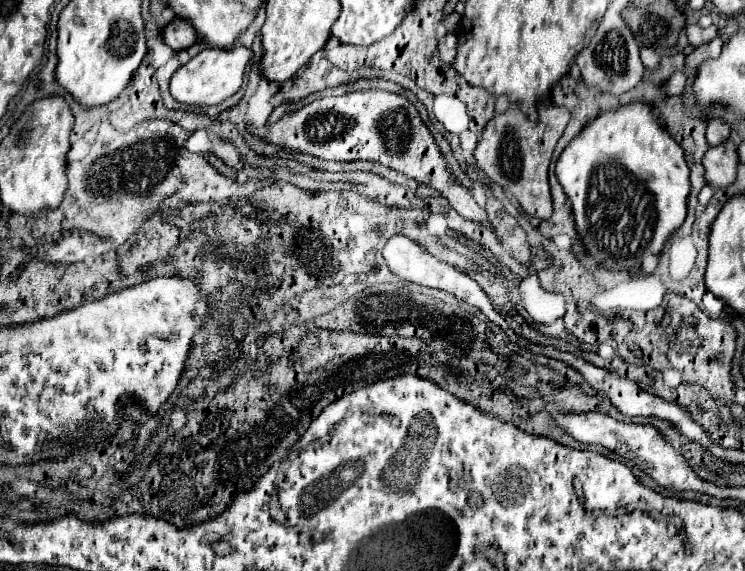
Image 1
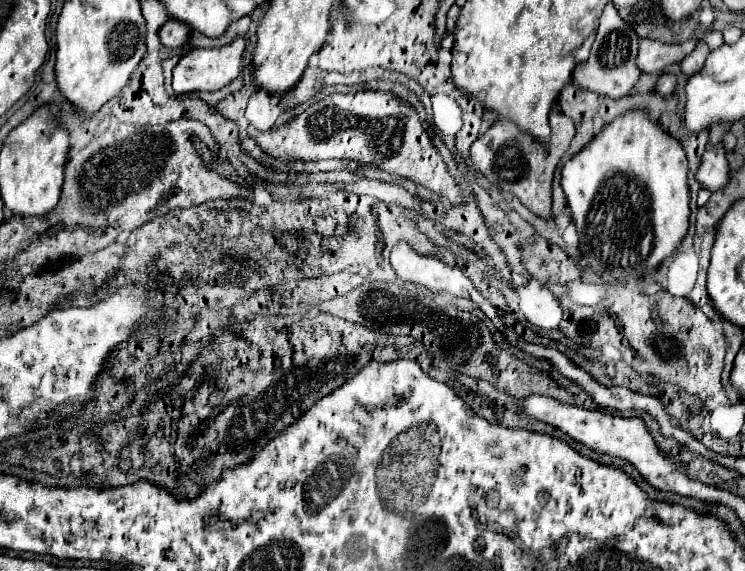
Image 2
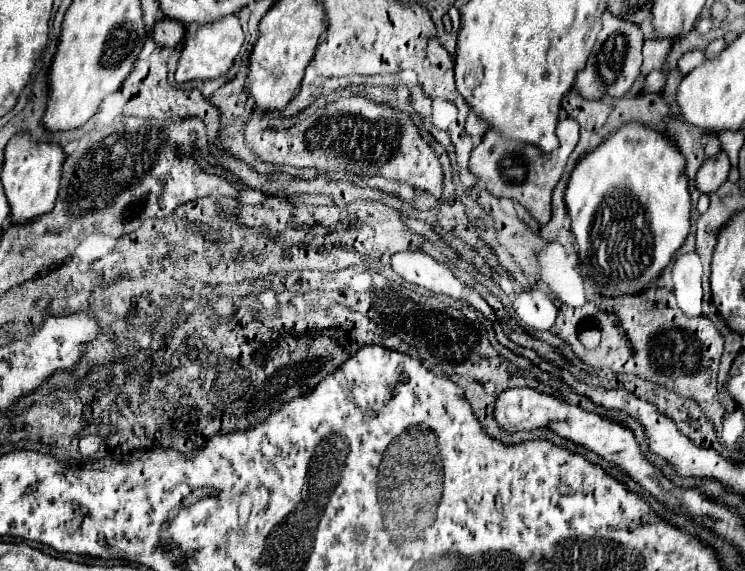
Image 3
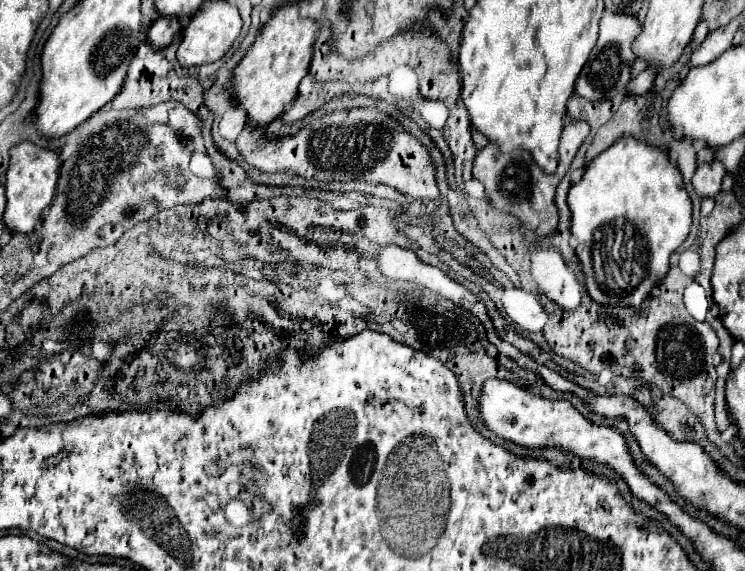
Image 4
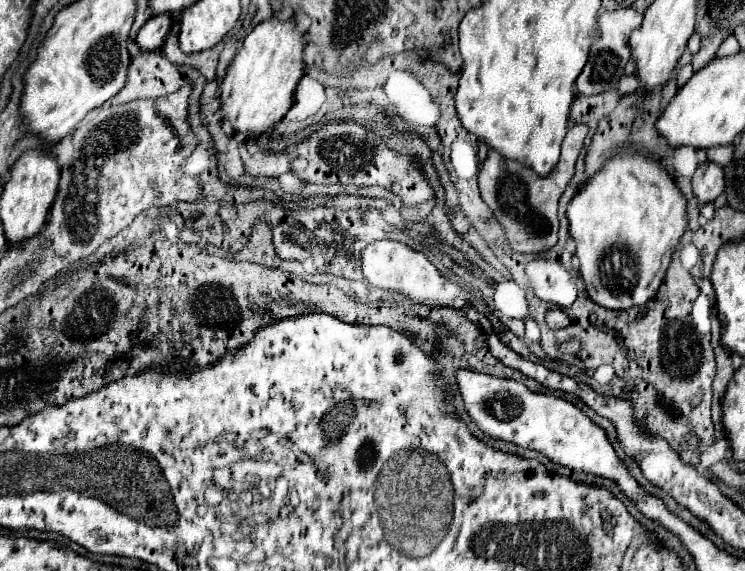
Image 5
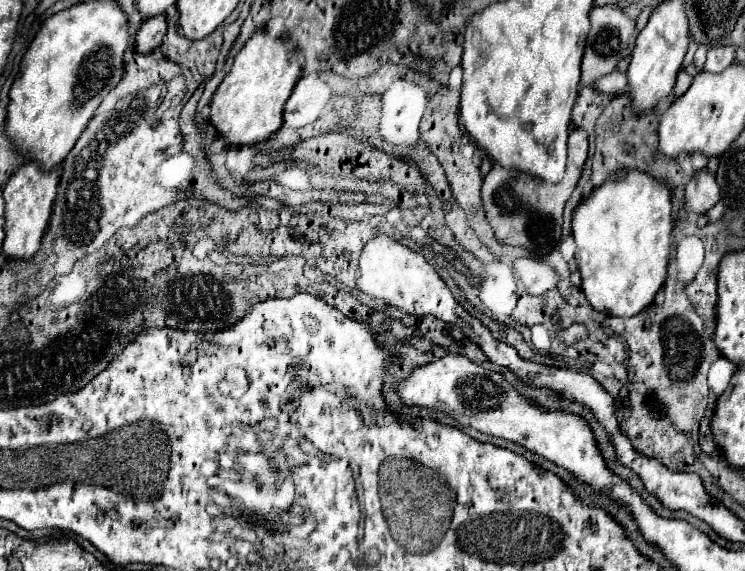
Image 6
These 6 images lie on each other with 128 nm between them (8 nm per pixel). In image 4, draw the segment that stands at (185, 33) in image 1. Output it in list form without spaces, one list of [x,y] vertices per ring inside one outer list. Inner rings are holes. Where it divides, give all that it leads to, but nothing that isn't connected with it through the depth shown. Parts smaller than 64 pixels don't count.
[[[160,16],[156,22],[152,22],[148,34],[146,34],[146,40],[148,44],[152,44],[152,48],[156,50],[162,50],[166,48],[174,36],[180,32],[180,22],[178,18],[172,18],[172,16]]]

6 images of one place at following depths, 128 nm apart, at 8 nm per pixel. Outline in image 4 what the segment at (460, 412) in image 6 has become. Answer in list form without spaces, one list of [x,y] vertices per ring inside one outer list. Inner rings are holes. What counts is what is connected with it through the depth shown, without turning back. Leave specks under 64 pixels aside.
[[[490,378],[484,382],[480,398],[478,398],[478,412],[482,422],[492,430],[496,436],[510,440],[524,448],[560,448],[562,452],[574,454],[578,458],[594,460],[598,464],[606,464],[612,468],[630,488],[634,498],[650,504],[656,508],[656,502],[670,502],[668,494],[654,486],[632,462],[628,454],[626,440],[610,426],[596,426],[586,420],[568,400],[546,400],[542,396],[532,394],[508,380]]]

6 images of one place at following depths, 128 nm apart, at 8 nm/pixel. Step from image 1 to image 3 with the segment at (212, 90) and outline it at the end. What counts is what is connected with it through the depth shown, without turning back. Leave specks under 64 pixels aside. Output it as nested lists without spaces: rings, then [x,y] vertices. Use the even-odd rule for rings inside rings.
[[[224,16],[222,20],[214,20],[212,24],[200,26],[184,44],[182,56],[176,70],[176,82],[188,82],[188,80],[208,80],[216,78],[220,74],[226,74],[232,66],[236,54],[240,52],[244,44],[244,32],[240,26],[238,16]]]

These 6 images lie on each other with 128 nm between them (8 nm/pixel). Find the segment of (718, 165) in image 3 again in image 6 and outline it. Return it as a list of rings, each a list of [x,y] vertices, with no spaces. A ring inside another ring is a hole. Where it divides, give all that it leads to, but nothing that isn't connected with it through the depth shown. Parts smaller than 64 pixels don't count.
[[[702,170],[698,172],[684,188],[686,198],[686,212],[692,214],[706,214],[718,200],[720,200],[720,188],[716,186],[716,180],[710,172]]]

